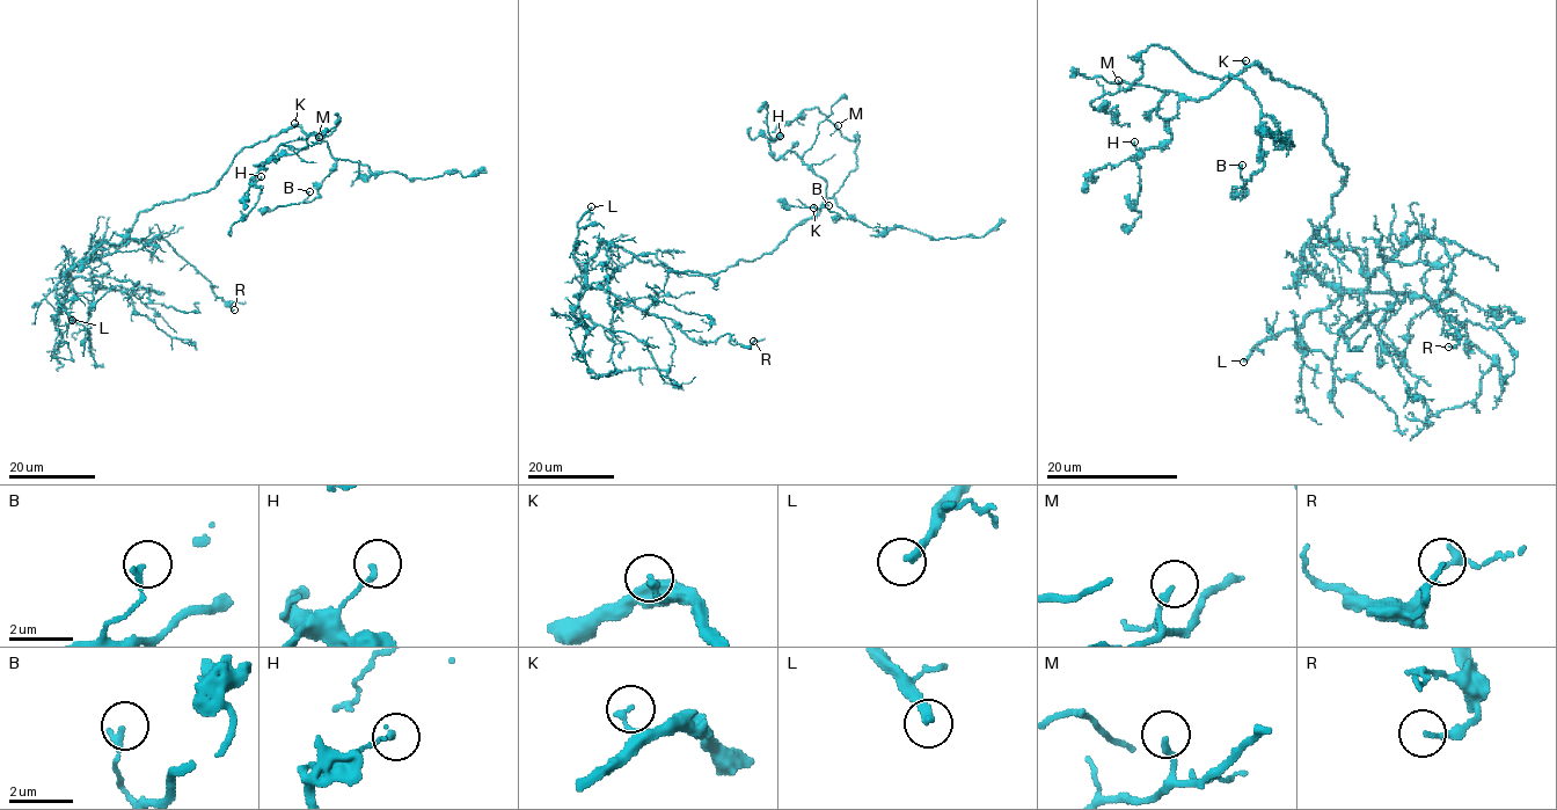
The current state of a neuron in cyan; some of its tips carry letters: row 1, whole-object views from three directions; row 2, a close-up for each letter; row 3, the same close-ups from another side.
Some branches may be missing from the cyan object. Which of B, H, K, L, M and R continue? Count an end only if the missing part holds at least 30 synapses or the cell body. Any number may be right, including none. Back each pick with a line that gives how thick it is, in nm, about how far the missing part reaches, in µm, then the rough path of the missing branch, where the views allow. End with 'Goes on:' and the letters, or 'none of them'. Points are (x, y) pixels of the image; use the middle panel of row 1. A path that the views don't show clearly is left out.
L: calibre 260 nm; missing 130 µm
Goes on: L

